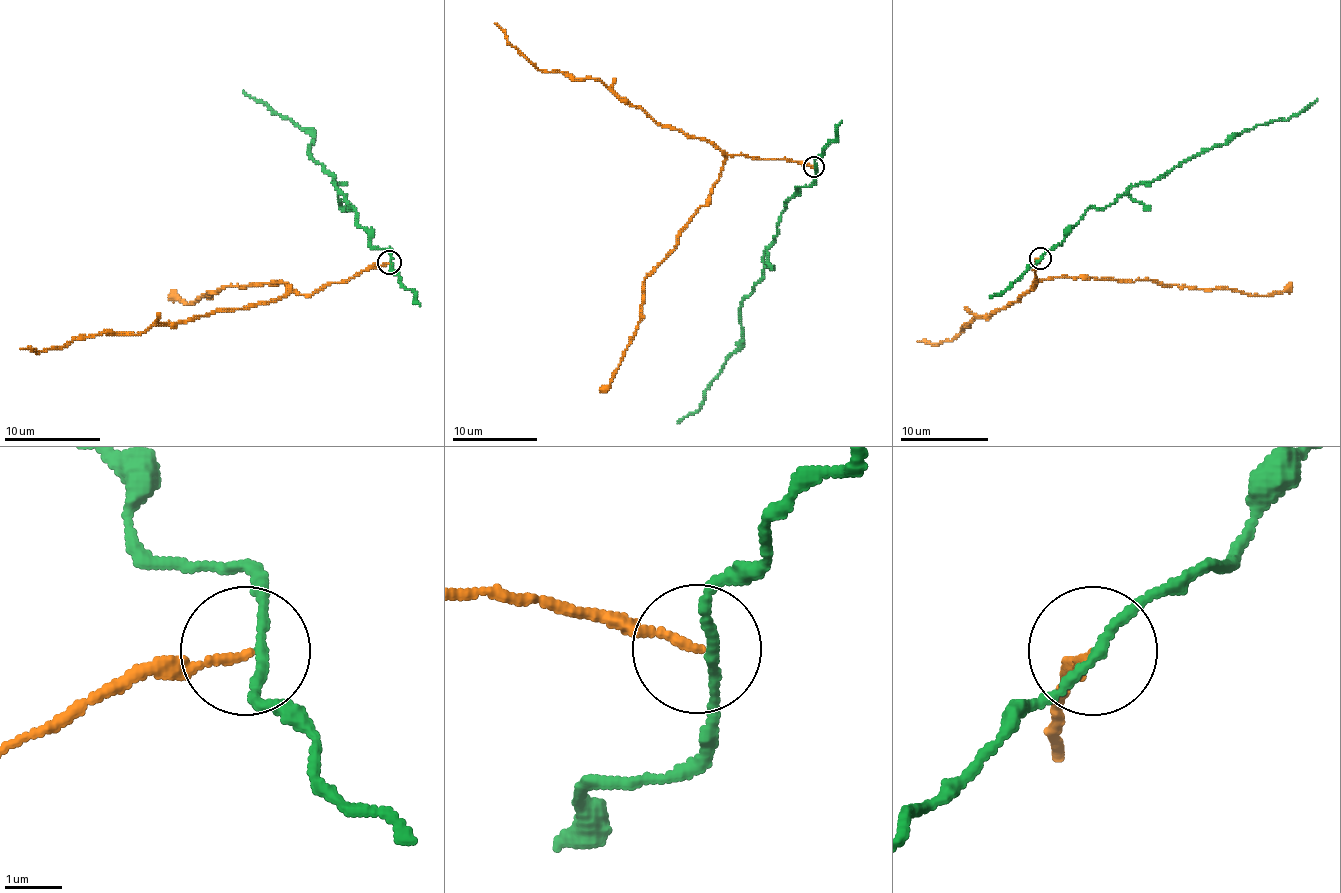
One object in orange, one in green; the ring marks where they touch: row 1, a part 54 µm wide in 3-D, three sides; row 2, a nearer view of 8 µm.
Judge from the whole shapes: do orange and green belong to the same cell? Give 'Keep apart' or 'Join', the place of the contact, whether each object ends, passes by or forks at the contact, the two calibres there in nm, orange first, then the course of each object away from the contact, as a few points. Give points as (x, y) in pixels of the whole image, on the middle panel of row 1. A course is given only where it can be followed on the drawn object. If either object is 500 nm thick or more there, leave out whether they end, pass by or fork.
Keep apart. Place: (813, 167). At the ring orange ends. At the ring green passes by. Thickness 140 nm (orange) against 160 nm. Course of orange: (813, 167), (789, 159), (724, 155), (709, 142), (657, 125), (595, 78), (537, 70), (494, 23). Course of green: (815, 167), (816, 178), (786, 202), (763, 253), (762, 278), (742, 302), (742, 342), (701, 406), (677, 423)

